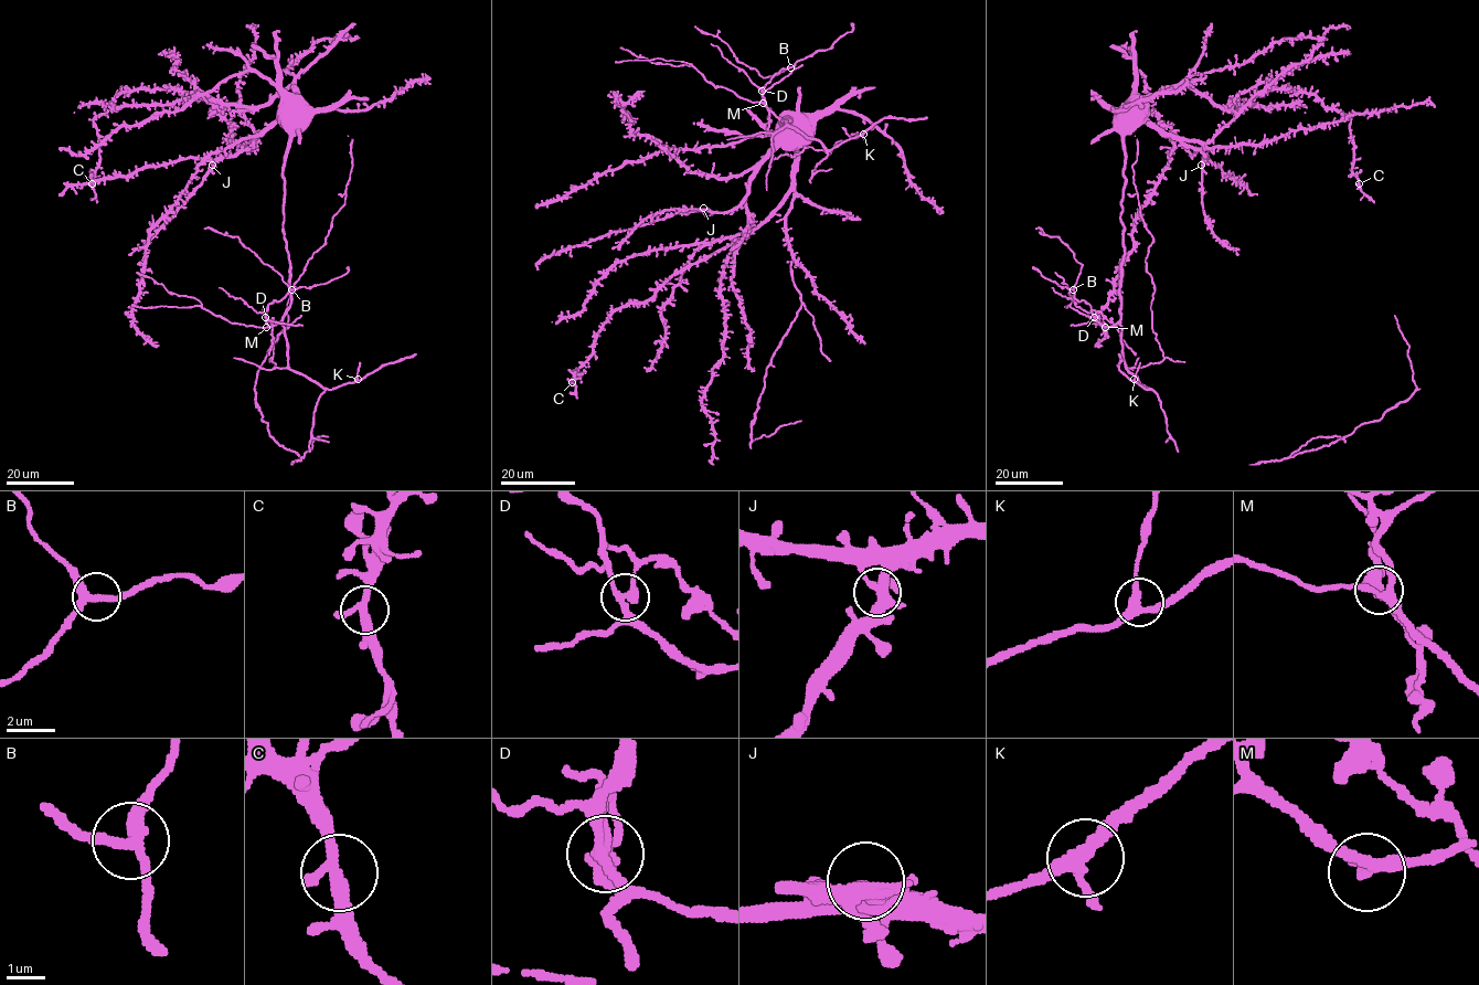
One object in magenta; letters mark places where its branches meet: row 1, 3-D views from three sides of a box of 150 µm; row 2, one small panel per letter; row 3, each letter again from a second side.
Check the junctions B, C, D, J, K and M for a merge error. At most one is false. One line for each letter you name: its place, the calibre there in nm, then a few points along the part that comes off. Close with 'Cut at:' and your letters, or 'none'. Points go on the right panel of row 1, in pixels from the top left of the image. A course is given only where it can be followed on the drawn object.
D: at (1094, 317); 280 nm thick; foreign part runs (1094, 316), (1100, 313), (1136, 356)
Cut at: D

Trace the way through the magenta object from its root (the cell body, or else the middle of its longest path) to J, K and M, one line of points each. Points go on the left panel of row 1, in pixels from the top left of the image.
J: (289, 267), (283, 228), (283, 165), (290, 129), (283, 120), (275, 120), (242, 152), (220, 157), (212, 165)
K: (289, 267), (290, 302), (283, 320), (288, 367), (326, 389), (358, 379)
M: (289, 267), (289, 307), (279, 321), (266, 327)

